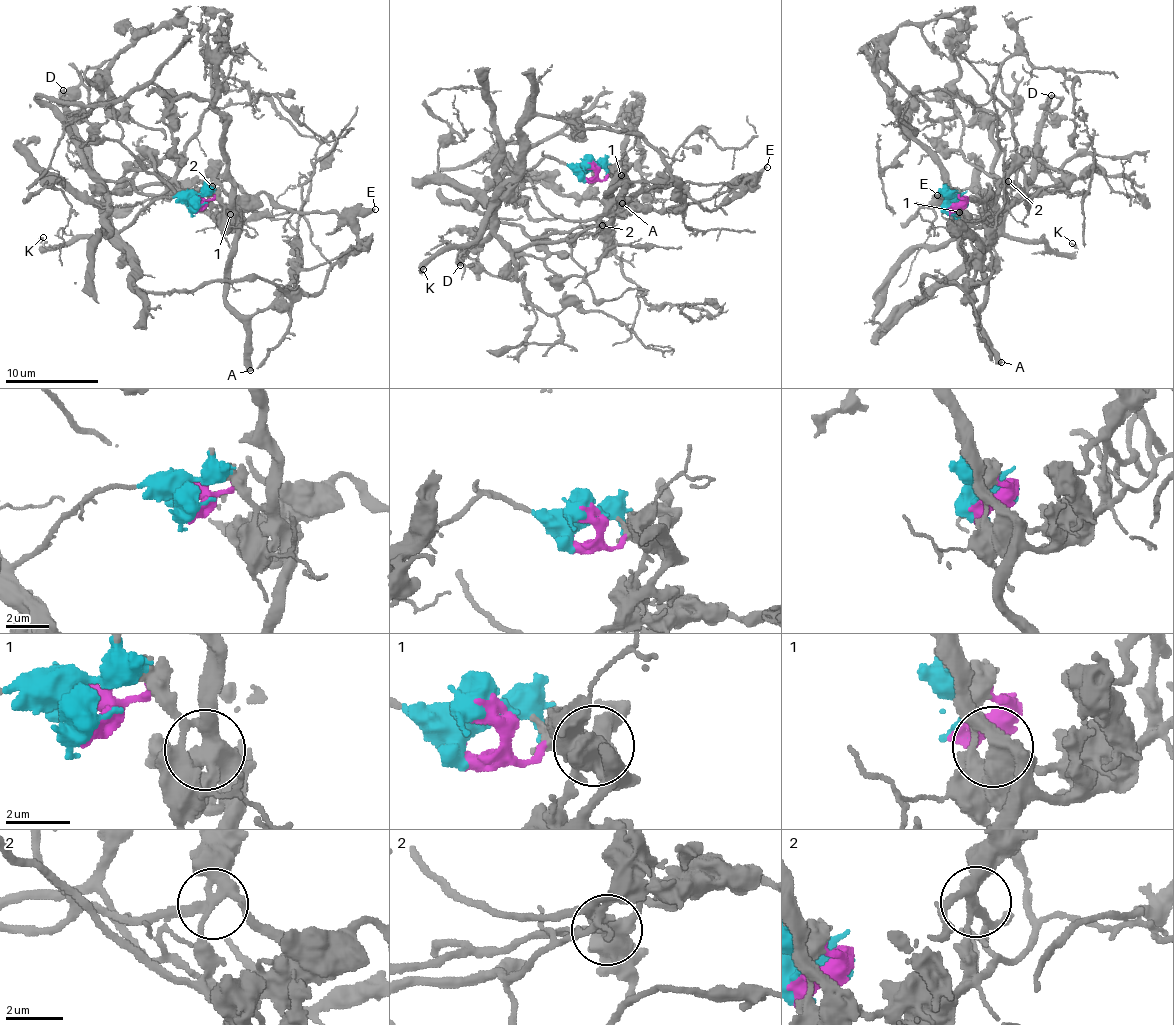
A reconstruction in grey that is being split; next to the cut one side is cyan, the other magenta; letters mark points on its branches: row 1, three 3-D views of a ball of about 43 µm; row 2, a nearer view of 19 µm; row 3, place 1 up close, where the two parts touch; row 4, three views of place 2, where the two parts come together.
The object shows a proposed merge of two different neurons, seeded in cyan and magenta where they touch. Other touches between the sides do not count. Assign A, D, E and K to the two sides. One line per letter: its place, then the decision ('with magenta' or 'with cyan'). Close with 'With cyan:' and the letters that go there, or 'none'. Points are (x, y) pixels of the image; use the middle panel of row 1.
A: place (622, 203); with magenta
D: place (460, 265); with cyan
E: place (767, 167); with cyan
K: place (423, 269); with cyan
With cyan: D, E, K

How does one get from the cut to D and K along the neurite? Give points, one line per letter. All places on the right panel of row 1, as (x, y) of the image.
D: (951, 211), (951, 201), (946, 208), (982, 237), (997, 220), (1029, 181), (1034, 168), (1035, 133), (1051, 95)
K: (951, 211), (951, 201), (946, 208), (982, 237), (1041, 240), (1059, 253), (1076, 252), (1071, 242)

